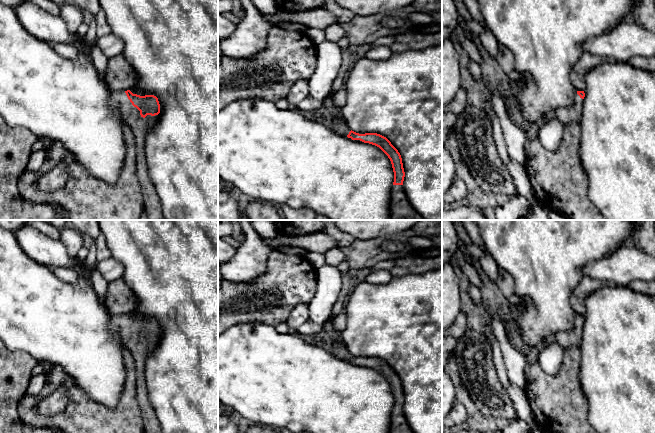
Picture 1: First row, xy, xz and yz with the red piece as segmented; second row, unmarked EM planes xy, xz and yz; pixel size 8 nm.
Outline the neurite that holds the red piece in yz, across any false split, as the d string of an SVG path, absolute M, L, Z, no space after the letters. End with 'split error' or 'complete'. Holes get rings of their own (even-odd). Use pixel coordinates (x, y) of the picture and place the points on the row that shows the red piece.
M576 91L574 101L569 108L557 108L554 116L563 124L569 122L580 122L582 116L583 99L585 97L584 91Z; split error

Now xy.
M120 90L112 91L110 102L119 110L134 135L137 176L148 220L164 220L160 199L150 179L145 156L147 133L160 113L158 98L154 95L140 96L130 90Z; split error

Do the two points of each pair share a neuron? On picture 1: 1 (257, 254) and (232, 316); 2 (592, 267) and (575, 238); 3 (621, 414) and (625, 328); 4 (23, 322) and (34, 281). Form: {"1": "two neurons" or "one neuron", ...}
{"1": "two neurons", "2": "two neurons", "3": "one neuron", "4": "one neuron"}

